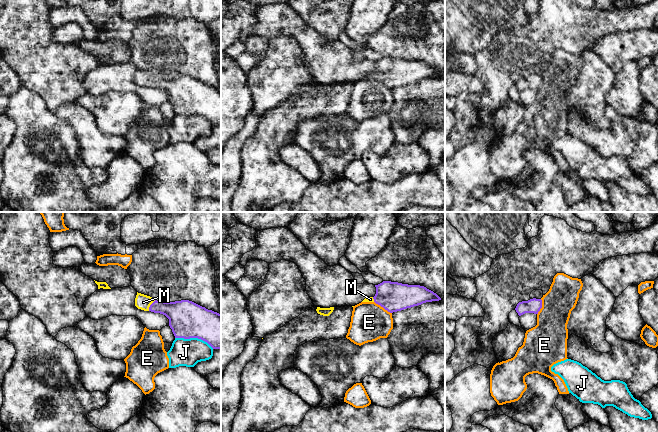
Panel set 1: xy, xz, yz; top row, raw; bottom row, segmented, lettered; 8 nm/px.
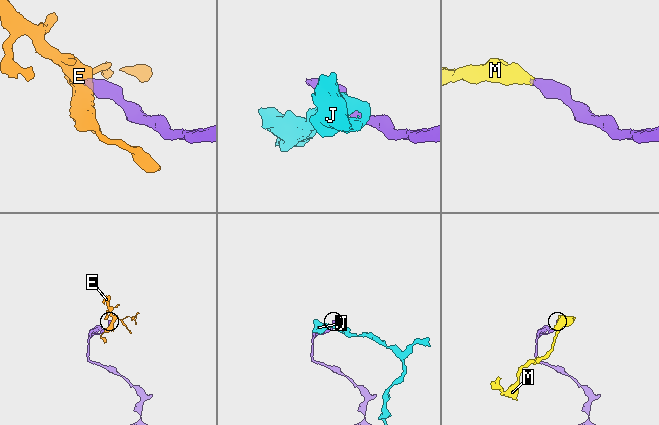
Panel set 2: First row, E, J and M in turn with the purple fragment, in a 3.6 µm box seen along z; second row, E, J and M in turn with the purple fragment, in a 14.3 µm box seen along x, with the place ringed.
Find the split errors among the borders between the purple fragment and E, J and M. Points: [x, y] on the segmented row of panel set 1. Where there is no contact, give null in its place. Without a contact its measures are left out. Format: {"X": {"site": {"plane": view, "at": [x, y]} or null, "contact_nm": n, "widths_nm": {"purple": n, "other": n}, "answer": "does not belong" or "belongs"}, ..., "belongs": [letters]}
{"E": {"site": {"plane": "xz", "at": [383, 307]}, "contact_nm": 170, "widths_nm": {"purple": 240, "other": 300}, "answer": "does not belong"}, "J": {"site": {"plane": "xy", "at": [194, 337]}, "contact_nm": 320, "widths_nm": {"purple": 300, "other": 220}, "answer": "does not belong"}, "M": {"site": {"plane": "xy", "at": [150, 305]}, "contact_nm": 110, "widths_nm": {"purple": 200, "other": 120}, "answer": "belongs"}, "belongs": ["M"]}

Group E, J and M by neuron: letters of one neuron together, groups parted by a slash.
E / J / M

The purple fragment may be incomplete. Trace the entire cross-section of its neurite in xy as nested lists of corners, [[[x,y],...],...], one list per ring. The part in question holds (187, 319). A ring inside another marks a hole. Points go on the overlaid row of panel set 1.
[[[138,292],[135,306],[144,311],[165,315],[175,338],[198,338],[213,349],[221,349],[221,314],[189,300],[157,301]]]

